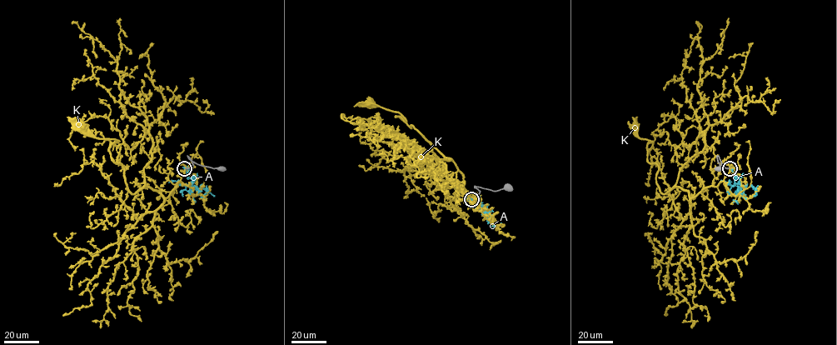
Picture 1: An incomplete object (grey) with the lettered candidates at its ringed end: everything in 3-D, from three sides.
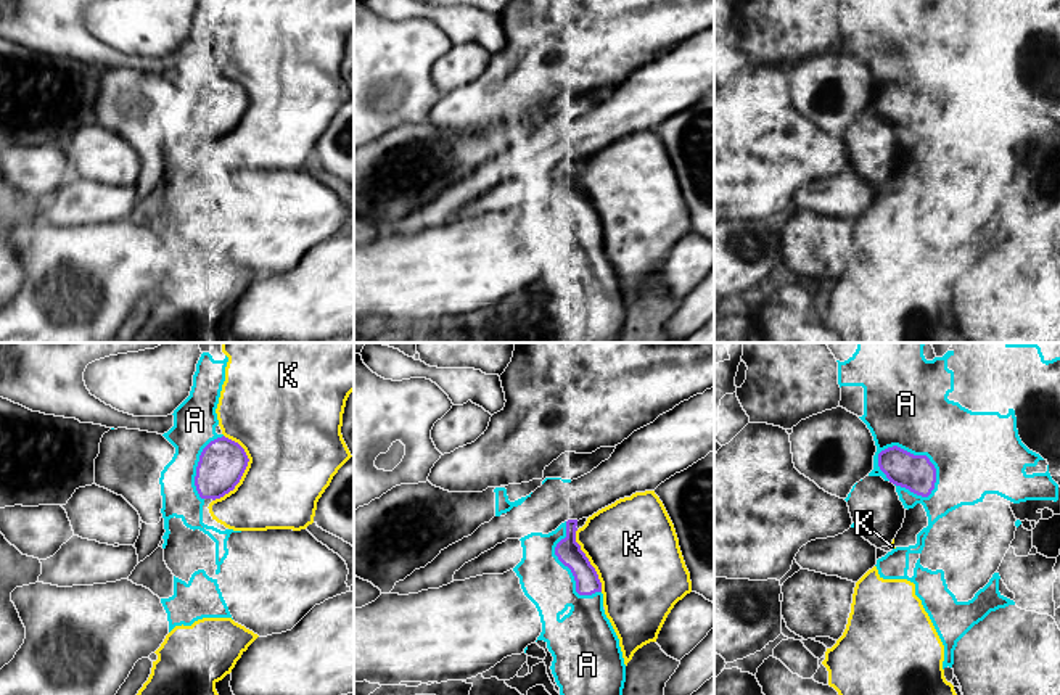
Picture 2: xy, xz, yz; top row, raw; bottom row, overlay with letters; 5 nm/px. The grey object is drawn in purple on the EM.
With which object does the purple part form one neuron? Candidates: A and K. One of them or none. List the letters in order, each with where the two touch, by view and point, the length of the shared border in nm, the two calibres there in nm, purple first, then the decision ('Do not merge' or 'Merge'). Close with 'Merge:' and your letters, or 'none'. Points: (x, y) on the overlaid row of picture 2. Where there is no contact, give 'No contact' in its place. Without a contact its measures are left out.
A: Touches purple at yz (917, 456). Shared border 340 nm. Thickness 180 nm (purple) against 400 nm. Merge
K: Touches purple at xy (245, 468). Shared border 340 nm. Thickness 240 nm (purple) against 440 nm. Do not merge
Merge: A

